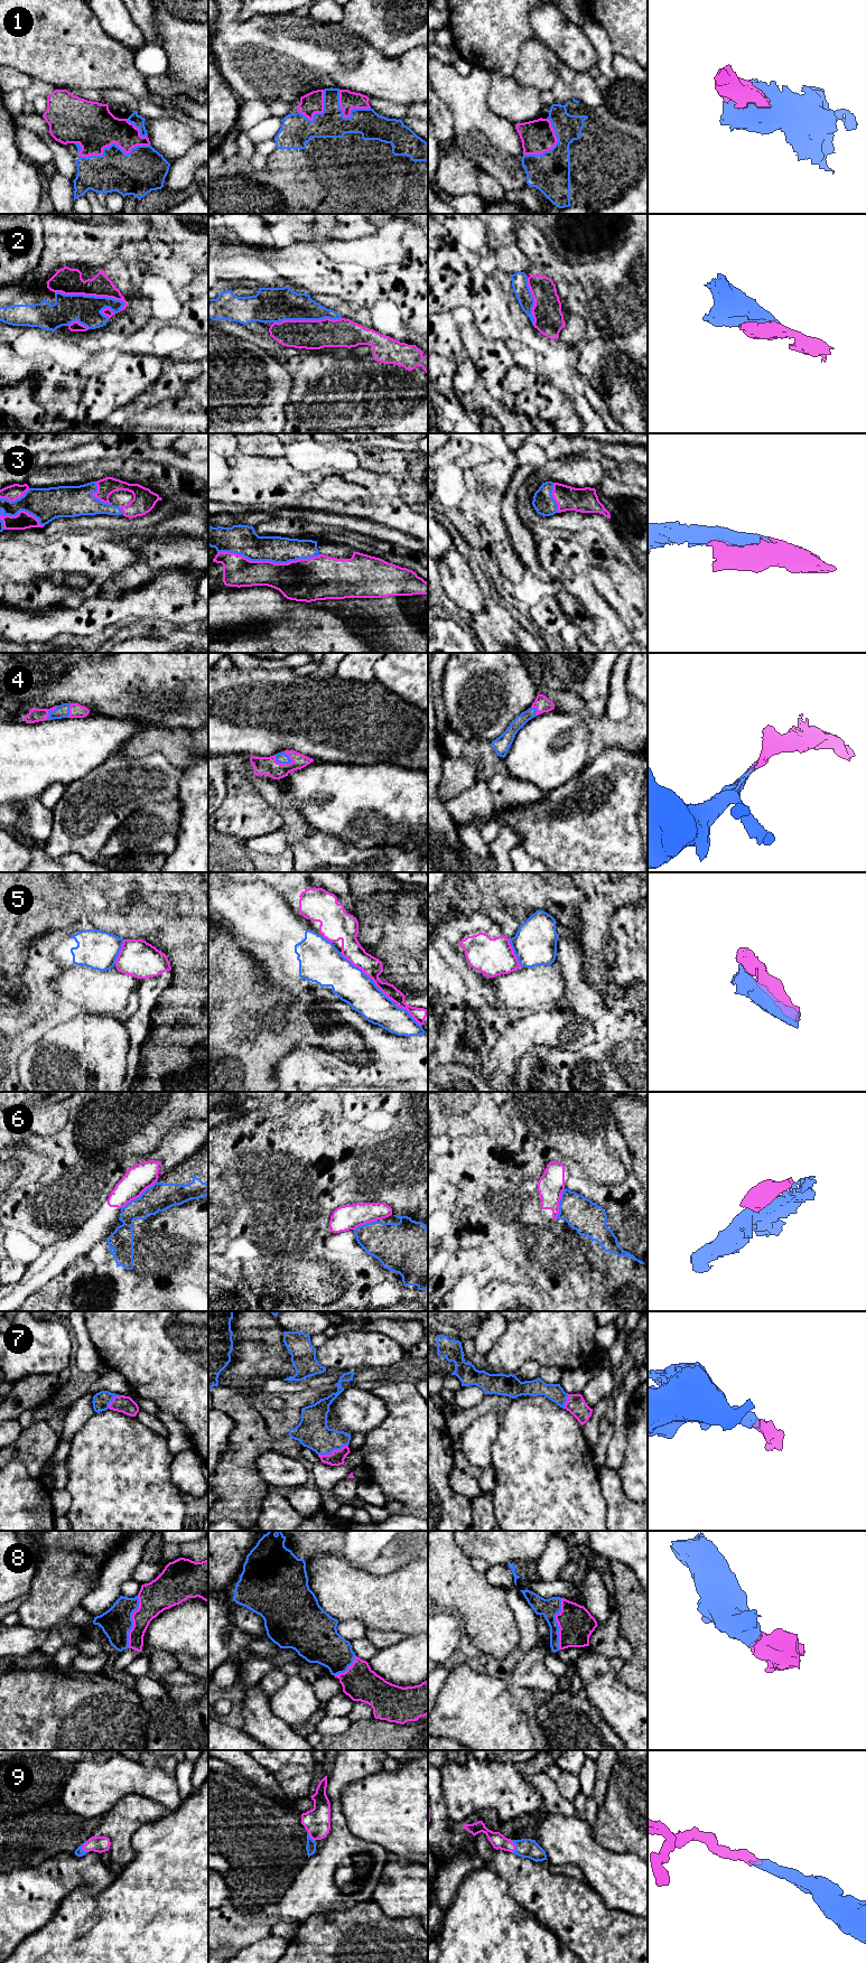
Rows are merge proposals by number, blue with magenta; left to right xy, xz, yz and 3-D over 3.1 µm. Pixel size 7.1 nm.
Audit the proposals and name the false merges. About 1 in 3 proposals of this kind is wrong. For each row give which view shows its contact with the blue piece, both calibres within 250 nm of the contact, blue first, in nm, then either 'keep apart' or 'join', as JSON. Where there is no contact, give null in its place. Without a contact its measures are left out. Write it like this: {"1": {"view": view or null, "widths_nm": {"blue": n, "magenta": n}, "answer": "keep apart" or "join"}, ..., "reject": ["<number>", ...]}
{"1": {"view": "xy", "widths_nm": {"blue": 300, "magenta": 320}, "answer": "join"}, "2": {"view": "xy", "widths_nm": {"blue": 200, "magenta": 190}, "answer": "join"}, "3": {"view": "xz", "widths_nm": {"blue": 220, "magenta": 280}, "answer": "join"}, "4": {"view": "xz", "widths_nm": {"blue": 80, "magenta": 140}, "answer": "join"}, "5": {"view": "xz", "widths_nm": {"blue": 260, "magenta": 140}, "answer": "keep apart"}, "6": {"view": "xy", "widths_nm": {"blue": 200, "magenta": 190}, "answer": "keep apart"}, "7": {"view": "xz", "widths_nm": {"blue": 220, "magenta": 110}, "answer": "join"}, "8": {"view": "xy", "widths_nm": {"blue": 220, "magenta": 220}, "answer": "join"}, "9": {"view": "xy", "widths_nm": {"blue": 60, "magenta": 120}, "answer": "join"}, "reject": ["5", "6"]}

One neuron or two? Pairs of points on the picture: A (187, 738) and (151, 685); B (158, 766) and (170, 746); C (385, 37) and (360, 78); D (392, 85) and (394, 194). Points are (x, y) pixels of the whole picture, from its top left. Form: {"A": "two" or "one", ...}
{"A": "two", "B": "two", "C": "two", "D": "two"}

